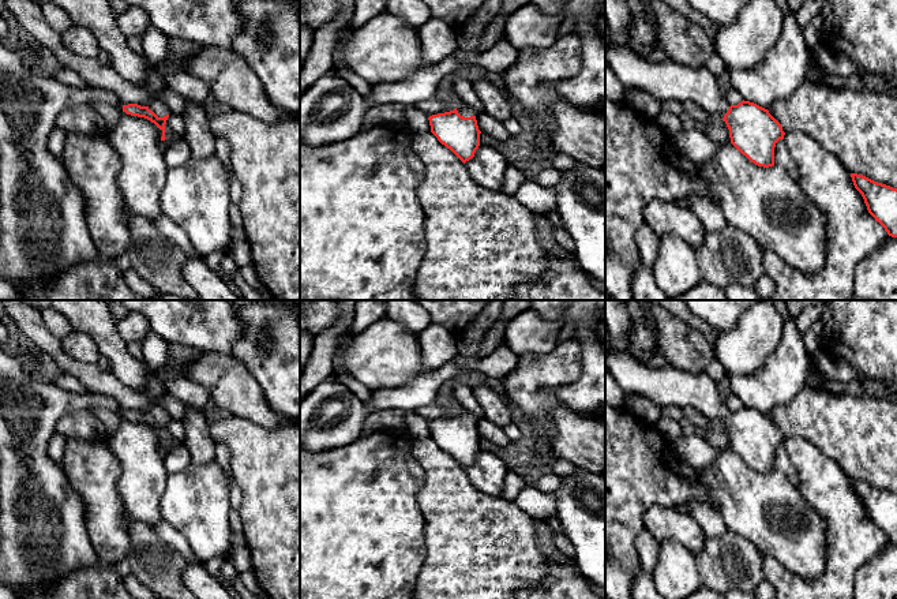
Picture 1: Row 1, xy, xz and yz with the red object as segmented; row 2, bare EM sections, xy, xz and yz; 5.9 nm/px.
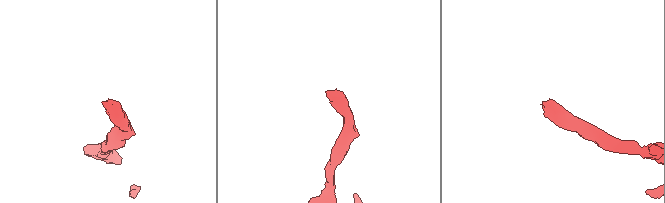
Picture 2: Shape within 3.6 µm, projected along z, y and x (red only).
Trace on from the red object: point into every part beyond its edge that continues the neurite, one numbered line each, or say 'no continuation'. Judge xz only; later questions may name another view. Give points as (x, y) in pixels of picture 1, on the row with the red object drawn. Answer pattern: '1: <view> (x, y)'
1: xz (464, 109)

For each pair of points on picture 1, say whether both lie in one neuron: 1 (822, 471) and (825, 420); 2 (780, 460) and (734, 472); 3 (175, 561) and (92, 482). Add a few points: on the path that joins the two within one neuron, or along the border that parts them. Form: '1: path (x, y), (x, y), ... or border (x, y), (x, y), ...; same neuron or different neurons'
1: border (796, 437), (810, 441), (848, 475); different neurons
2: border (774, 470), (779, 470), (798, 487); different neurons
3: border (127, 517), (128, 550); different neurons

